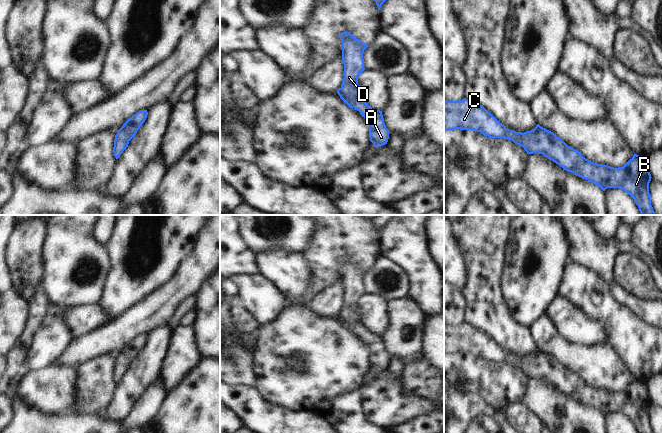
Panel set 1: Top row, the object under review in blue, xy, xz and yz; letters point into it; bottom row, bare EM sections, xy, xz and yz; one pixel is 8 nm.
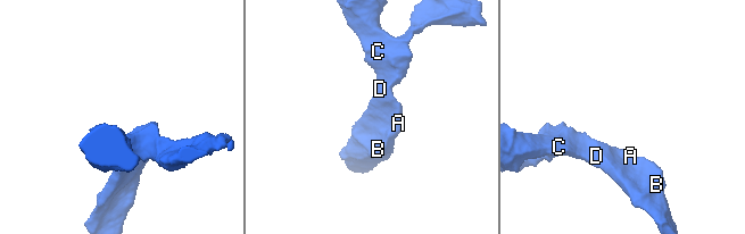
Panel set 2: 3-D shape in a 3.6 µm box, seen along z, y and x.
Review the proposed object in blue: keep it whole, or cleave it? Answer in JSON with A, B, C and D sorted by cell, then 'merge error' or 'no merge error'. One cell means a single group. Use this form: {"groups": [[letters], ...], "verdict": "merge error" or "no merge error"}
{"groups": [["A", "B", "C", "D"]], "verdict": "no merge error"}

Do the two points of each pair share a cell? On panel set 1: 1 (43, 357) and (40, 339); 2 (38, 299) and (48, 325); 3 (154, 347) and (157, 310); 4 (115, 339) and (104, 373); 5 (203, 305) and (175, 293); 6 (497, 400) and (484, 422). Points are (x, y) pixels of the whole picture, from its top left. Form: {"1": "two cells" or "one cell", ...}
{"1": "one cell", "2": "two cells", "3": "two cells", "4": "two cells", "5": "two cells", "6": "two cells"}

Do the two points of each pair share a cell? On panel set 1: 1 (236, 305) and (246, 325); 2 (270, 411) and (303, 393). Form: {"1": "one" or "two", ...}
{"1": "one", "2": "two"}

